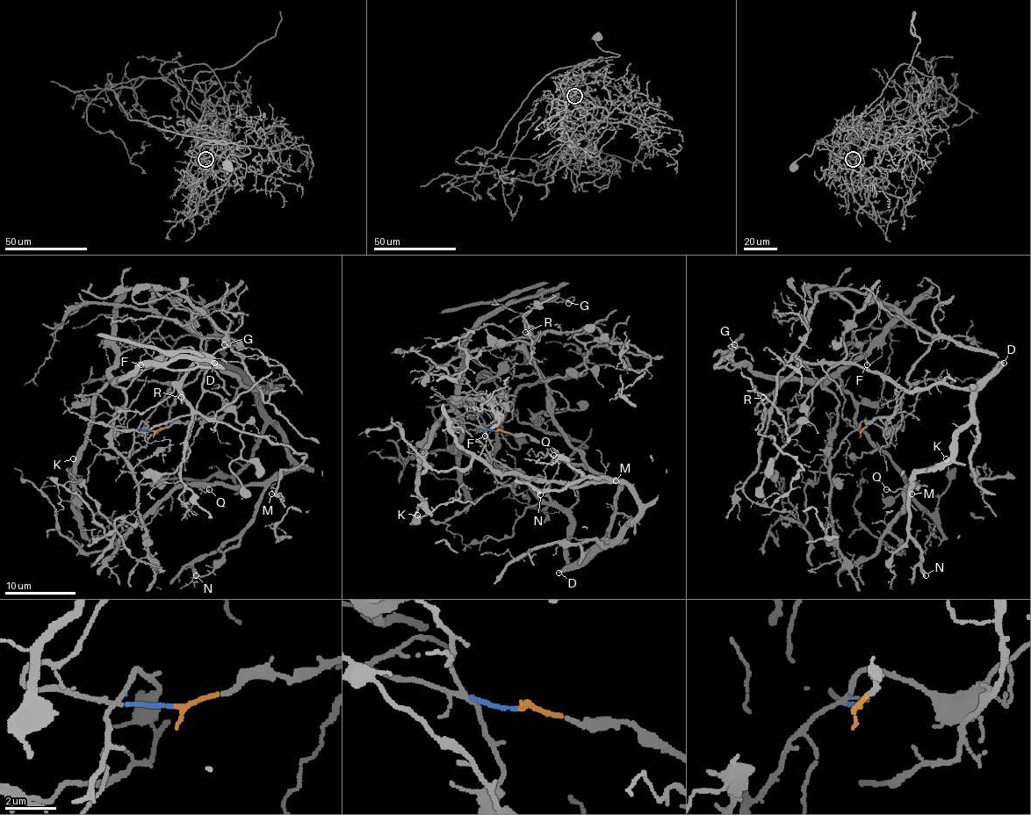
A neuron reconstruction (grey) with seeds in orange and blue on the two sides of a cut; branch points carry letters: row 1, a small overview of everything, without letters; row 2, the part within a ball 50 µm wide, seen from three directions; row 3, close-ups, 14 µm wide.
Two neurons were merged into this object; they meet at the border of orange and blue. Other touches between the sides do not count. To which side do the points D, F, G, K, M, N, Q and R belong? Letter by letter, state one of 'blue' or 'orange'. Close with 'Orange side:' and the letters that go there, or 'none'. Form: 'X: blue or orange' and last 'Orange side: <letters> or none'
D: orange
F: blue
G: blue
K: blue
M: orange
N: orange
Q: orange
R: orange
Orange side: D, M, N, Q, R

